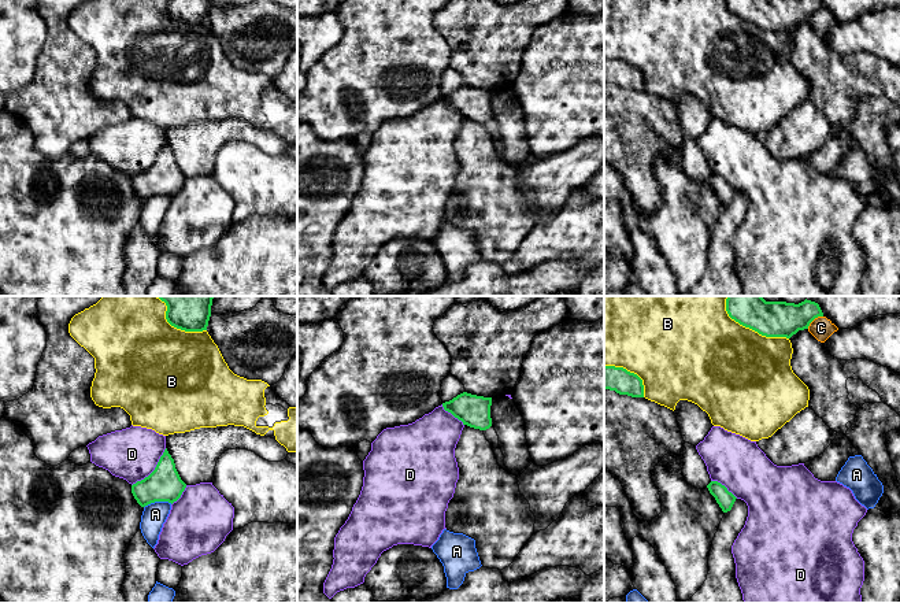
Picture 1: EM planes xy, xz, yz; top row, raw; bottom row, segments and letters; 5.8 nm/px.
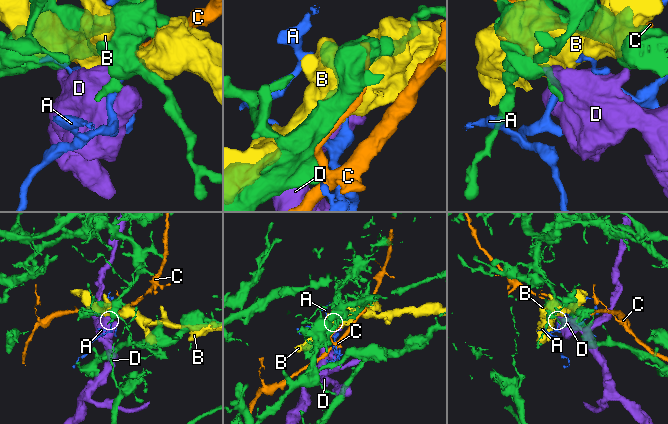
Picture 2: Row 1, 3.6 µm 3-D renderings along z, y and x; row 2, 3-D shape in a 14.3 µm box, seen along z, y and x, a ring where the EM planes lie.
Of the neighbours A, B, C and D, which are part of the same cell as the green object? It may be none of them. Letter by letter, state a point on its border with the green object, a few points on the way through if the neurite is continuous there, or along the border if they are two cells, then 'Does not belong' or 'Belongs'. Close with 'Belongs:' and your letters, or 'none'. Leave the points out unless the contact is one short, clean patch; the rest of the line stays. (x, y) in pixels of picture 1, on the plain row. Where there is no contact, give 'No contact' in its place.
A: Touches green at xy (158, 193). Boundary: xy (171, 196), (151, 195), (144, 200). Does not belong
B: Touches green at yz (755, 23). Does not belong
C: Touches green at yz (814, 11). Does not belong
D: Touches green at xy (154, 163). Does not belong
Belongs: none

